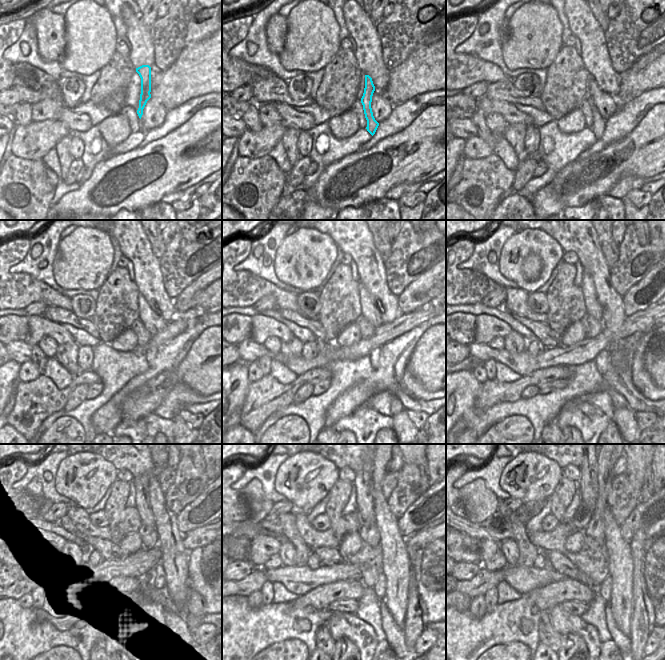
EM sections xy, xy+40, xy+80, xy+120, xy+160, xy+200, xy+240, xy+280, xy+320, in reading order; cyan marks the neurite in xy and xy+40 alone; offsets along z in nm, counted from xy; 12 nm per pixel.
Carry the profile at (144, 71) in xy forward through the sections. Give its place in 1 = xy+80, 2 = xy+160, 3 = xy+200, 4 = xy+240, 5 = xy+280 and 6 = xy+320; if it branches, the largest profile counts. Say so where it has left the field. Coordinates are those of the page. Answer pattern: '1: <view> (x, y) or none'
1: xy+80 (598, 126)
2: xy+160 (374, 356)
3: xy+200 (603, 359)
4: xy+240 (158, 591)
5: xy+280 (380, 587)
6: xy+320 (605, 588)

